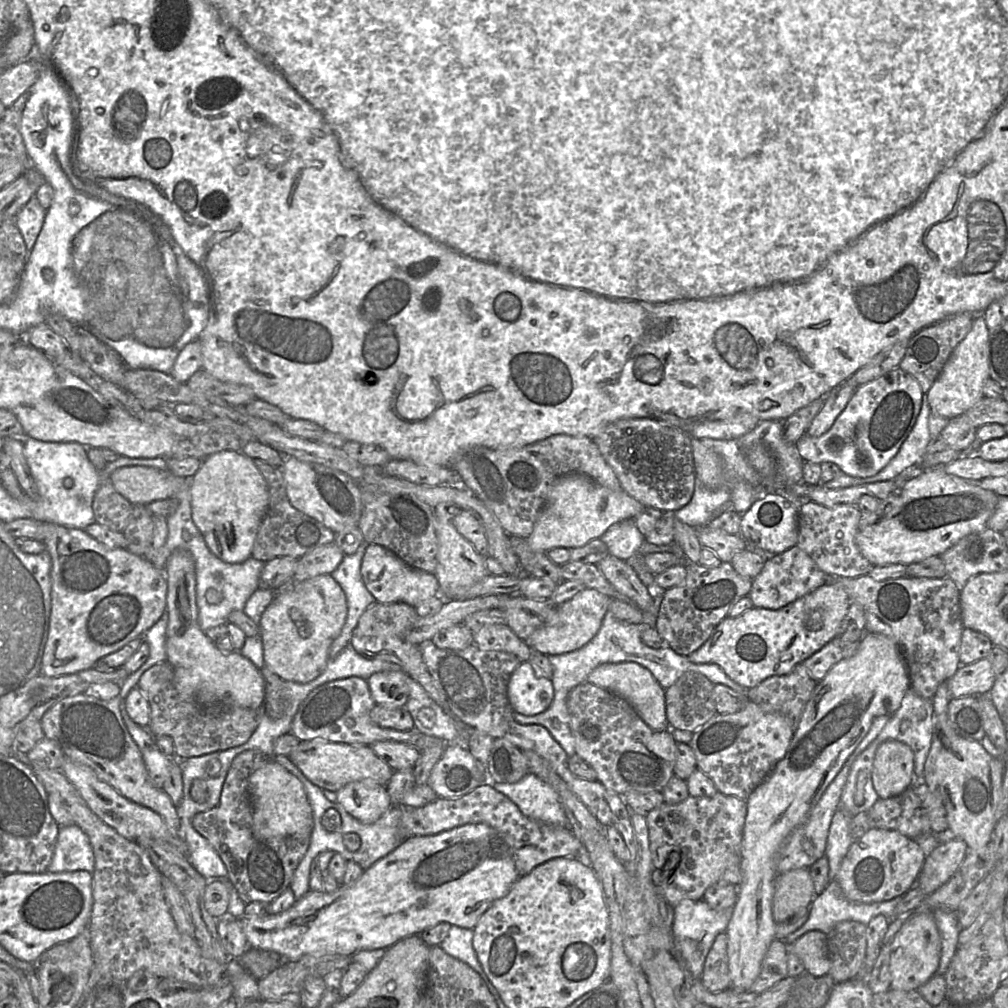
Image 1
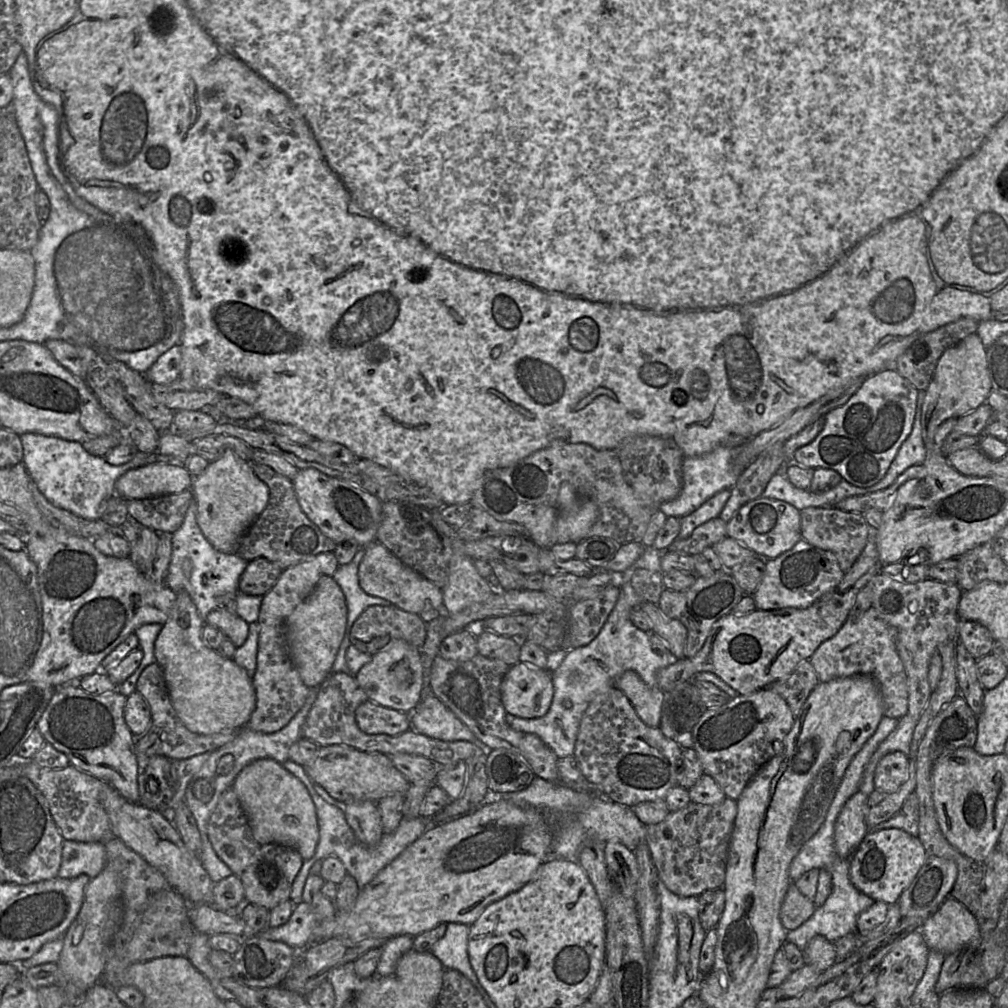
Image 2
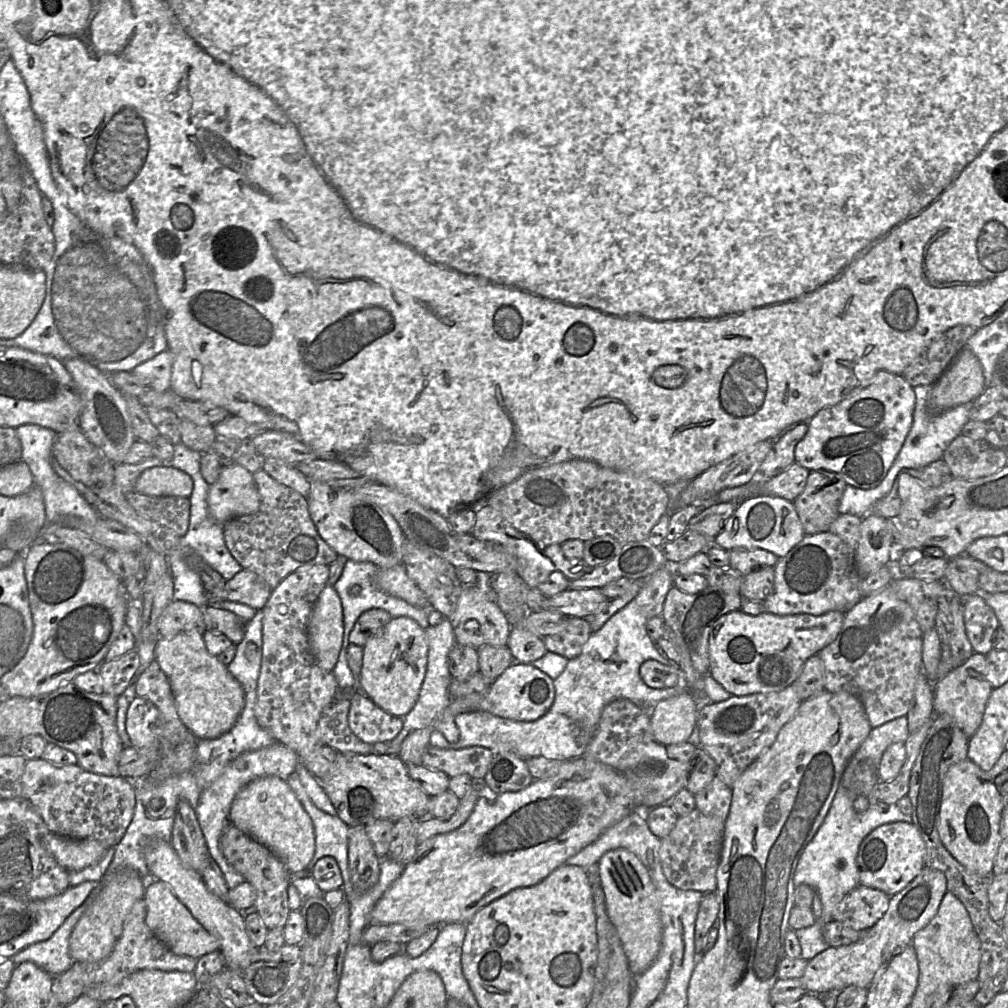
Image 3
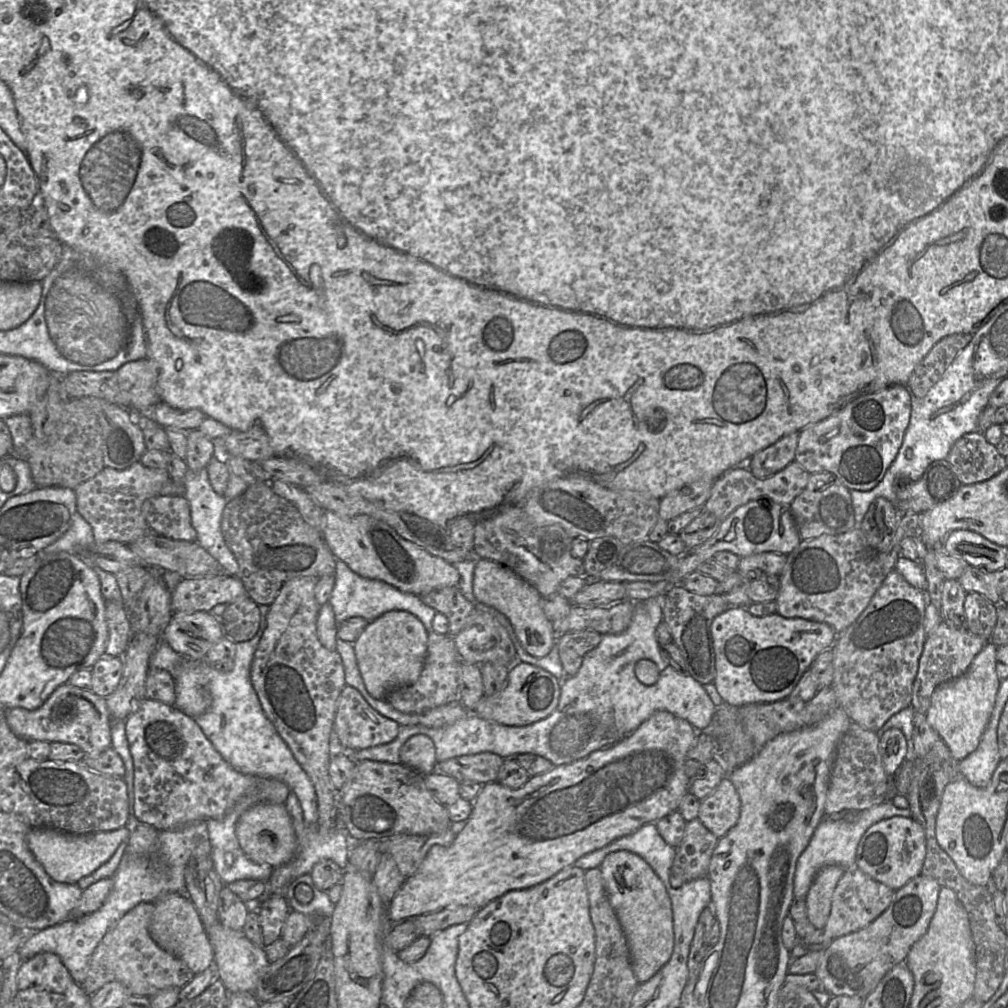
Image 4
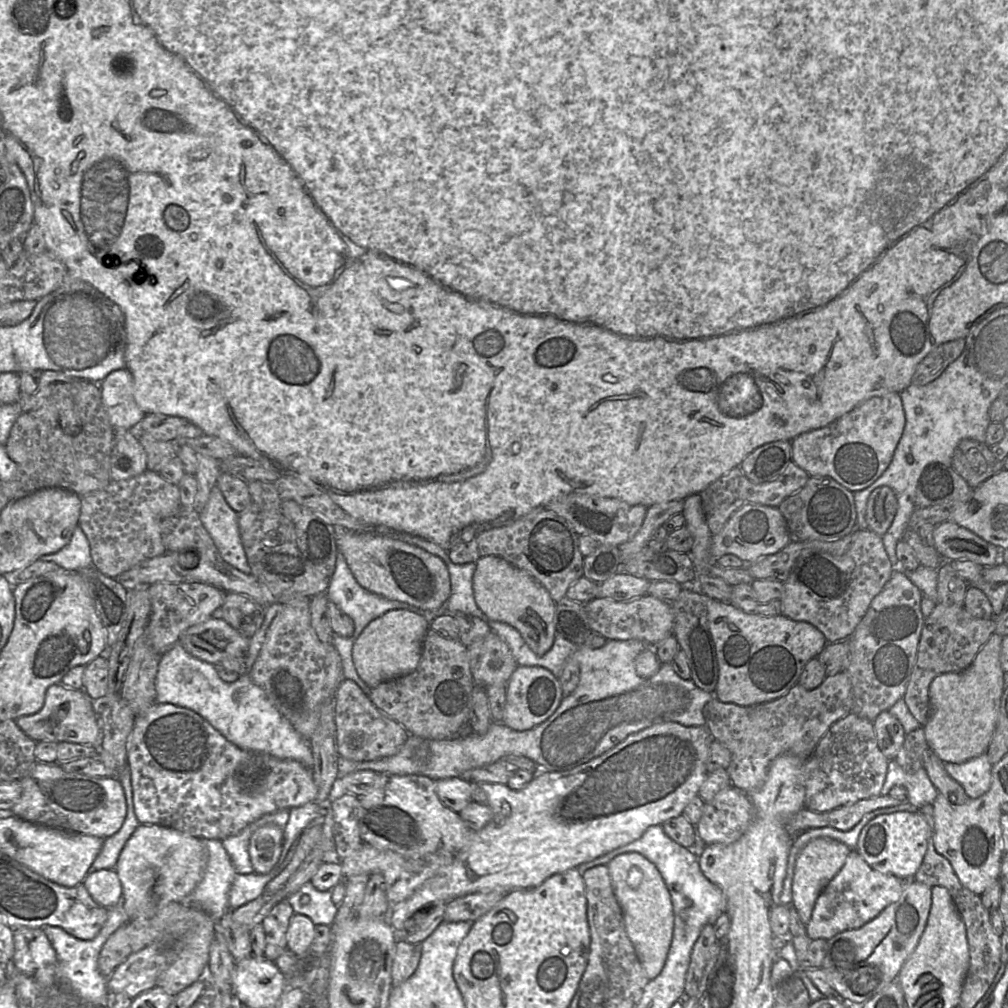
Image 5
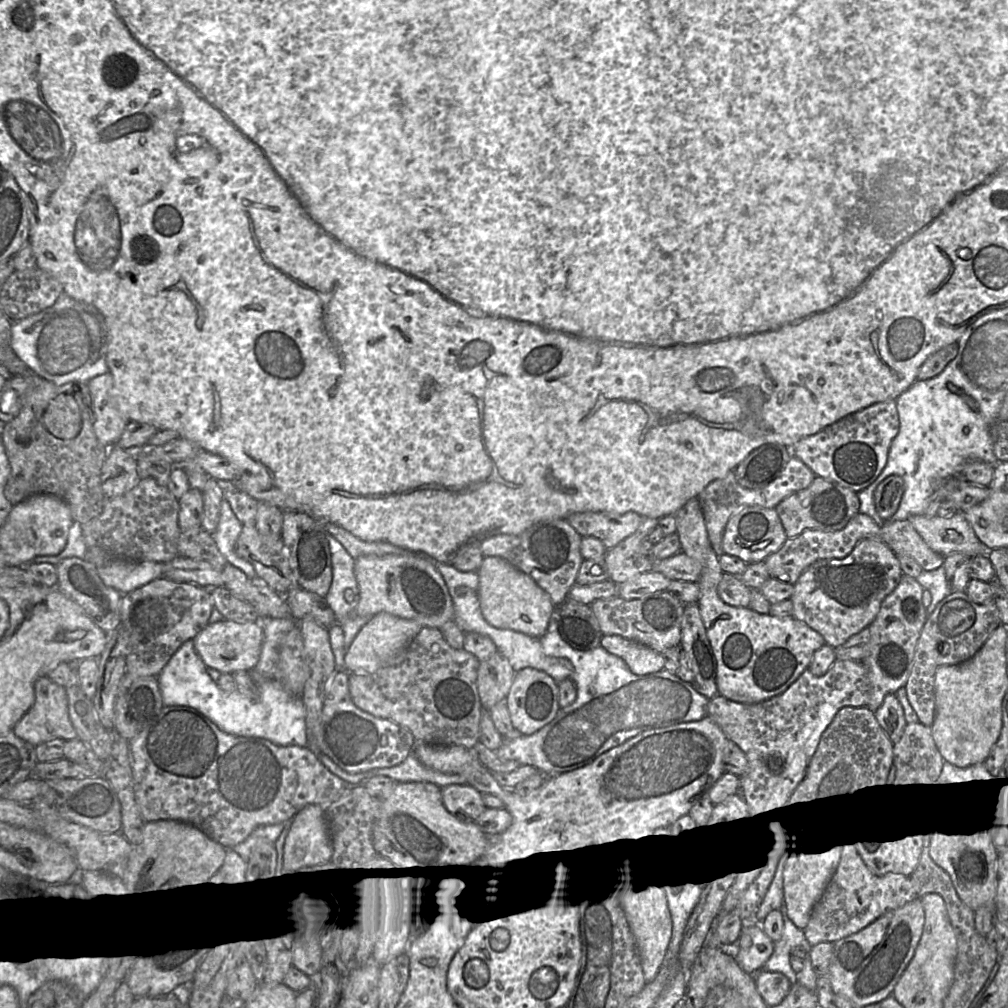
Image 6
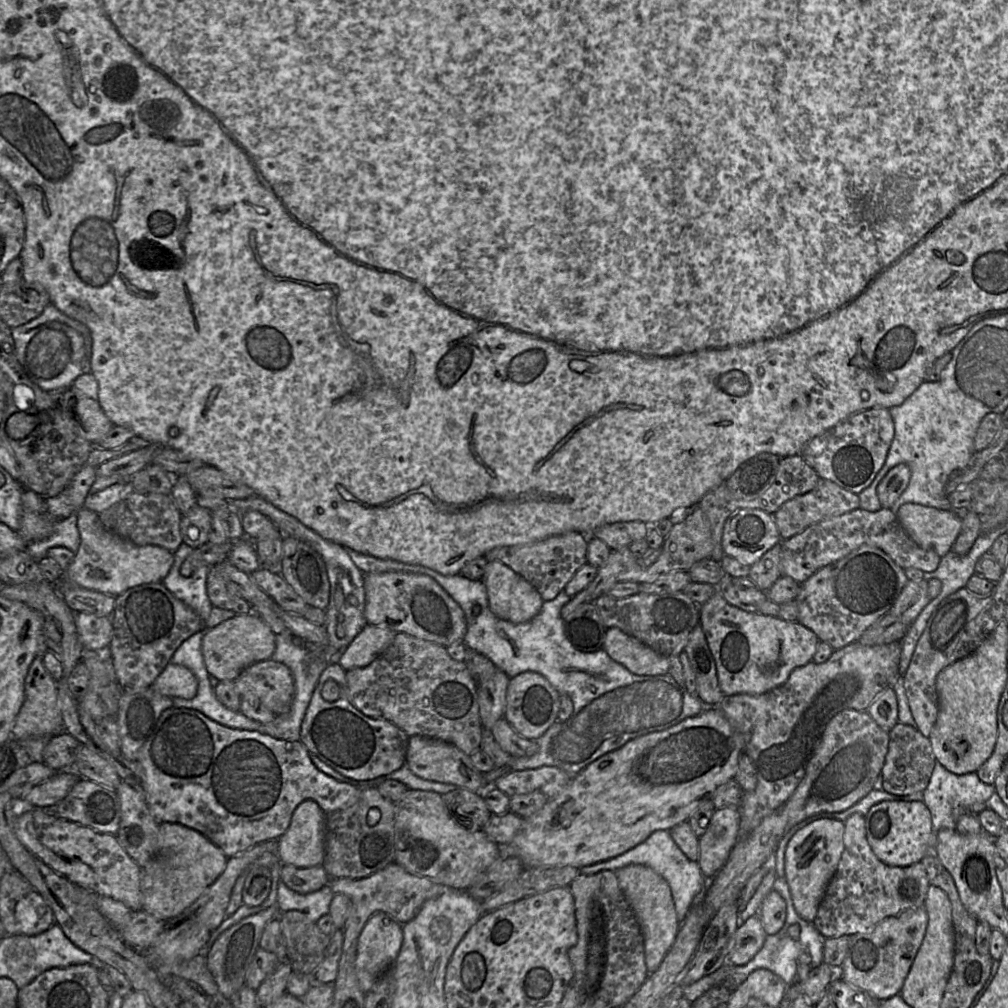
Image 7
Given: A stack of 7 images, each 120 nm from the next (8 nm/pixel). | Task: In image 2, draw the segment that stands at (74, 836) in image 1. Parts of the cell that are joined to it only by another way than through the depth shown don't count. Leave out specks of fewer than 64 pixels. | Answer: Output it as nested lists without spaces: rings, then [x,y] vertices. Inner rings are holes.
[[[63,840],[58,877],[72,879],[85,874],[94,879],[106,863],[104,843]]]

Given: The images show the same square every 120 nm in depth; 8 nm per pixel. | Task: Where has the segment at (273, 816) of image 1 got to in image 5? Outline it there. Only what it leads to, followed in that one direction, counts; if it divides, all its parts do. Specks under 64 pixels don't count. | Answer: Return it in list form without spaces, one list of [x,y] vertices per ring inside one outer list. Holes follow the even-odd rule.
[[[277,825],[258,828],[250,837],[249,857],[254,873],[267,874],[279,861],[283,845],[283,829]]]

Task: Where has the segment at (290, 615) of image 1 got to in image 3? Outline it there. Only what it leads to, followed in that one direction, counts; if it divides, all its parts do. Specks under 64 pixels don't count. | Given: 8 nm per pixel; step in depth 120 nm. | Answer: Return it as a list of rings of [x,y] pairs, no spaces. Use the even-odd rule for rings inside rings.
[[[326,585],[320,593],[308,623],[311,652],[317,665],[332,672],[343,641],[343,609],[334,586]]]

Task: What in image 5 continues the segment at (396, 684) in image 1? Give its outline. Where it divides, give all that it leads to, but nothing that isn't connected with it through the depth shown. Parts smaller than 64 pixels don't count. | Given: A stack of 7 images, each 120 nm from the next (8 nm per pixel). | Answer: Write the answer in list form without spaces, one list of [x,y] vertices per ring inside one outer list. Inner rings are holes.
[[[393,609],[371,621],[354,641],[352,659],[359,677],[369,688],[413,672],[420,661],[429,623],[421,614]]]

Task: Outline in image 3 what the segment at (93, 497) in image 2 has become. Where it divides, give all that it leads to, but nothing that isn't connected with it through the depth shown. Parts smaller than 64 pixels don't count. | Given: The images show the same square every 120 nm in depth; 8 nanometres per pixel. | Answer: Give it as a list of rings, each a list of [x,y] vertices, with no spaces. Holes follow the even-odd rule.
[[[24,424],[15,430],[22,444],[21,461],[28,465],[34,478],[34,484],[42,491],[47,522],[60,523],[66,516],[77,516],[90,523],[96,523],[100,518],[103,518],[73,485],[59,477],[53,470],[50,456],[58,434],[37,424]]]

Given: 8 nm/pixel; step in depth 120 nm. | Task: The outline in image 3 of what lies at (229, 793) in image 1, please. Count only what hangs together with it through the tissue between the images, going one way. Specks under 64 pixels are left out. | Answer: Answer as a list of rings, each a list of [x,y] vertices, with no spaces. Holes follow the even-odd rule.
[[[230,822],[220,837],[219,846],[227,862],[254,887],[257,894],[254,906],[267,929],[284,928],[291,911],[287,892],[291,875],[283,861]]]

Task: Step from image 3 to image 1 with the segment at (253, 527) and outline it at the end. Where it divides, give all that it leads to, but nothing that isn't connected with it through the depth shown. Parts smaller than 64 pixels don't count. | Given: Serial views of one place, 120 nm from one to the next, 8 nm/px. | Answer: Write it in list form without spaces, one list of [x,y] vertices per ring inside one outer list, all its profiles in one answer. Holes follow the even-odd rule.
[[[254,459],[254,462],[267,483],[269,504],[260,523],[251,557],[263,562],[282,556],[300,559],[320,546],[335,542],[335,533],[331,529],[290,504],[281,468],[274,467],[259,459]]]

